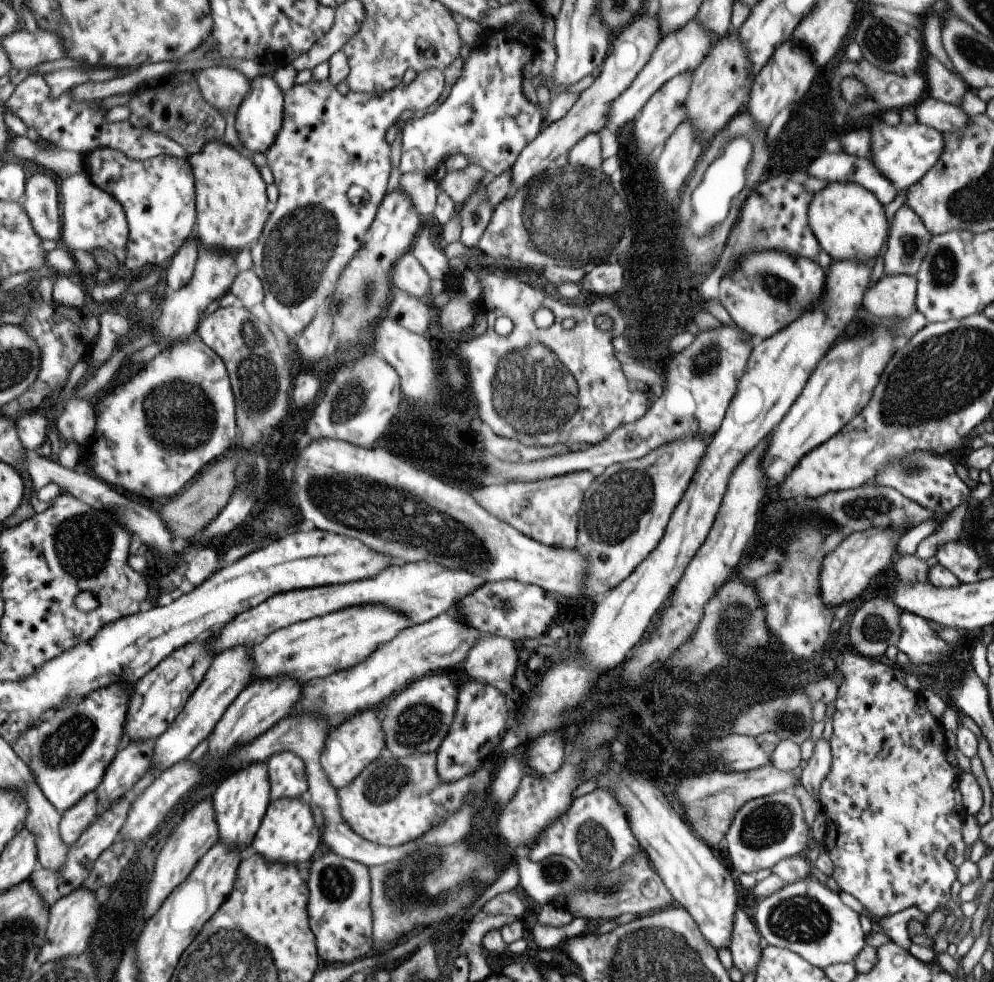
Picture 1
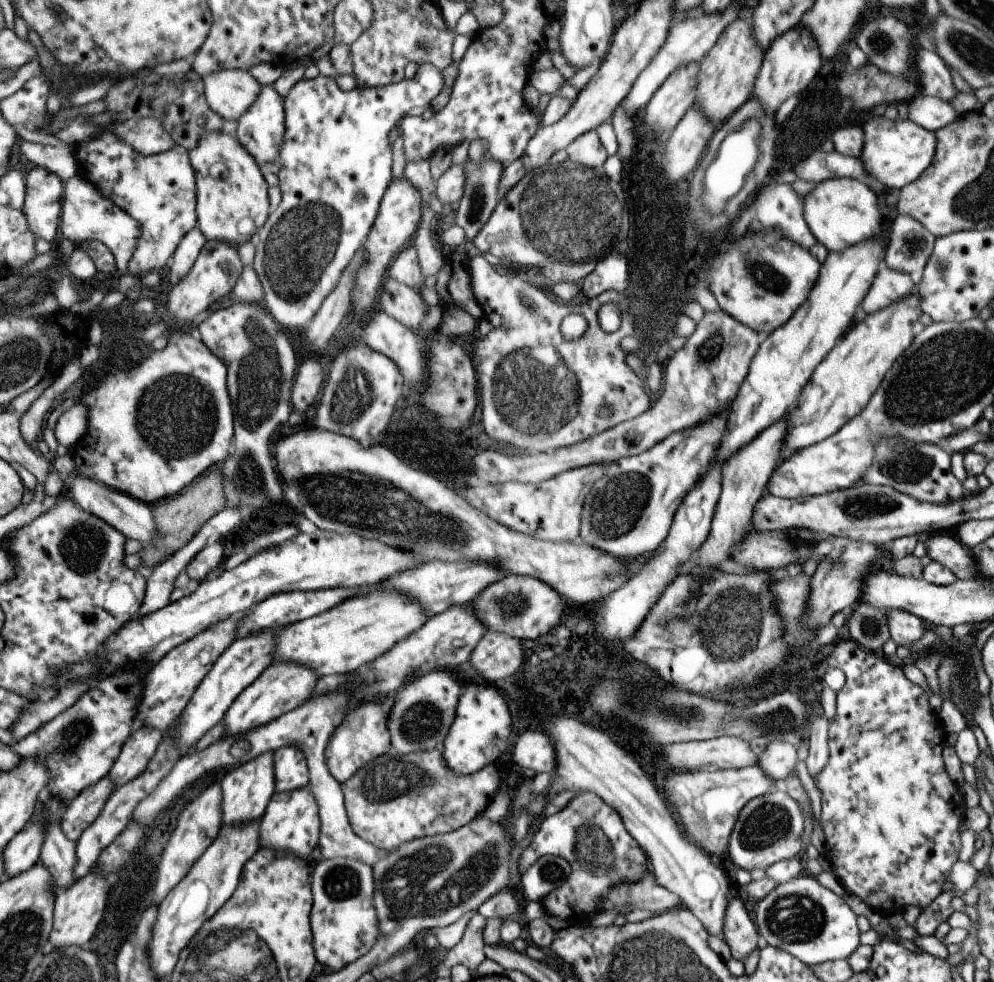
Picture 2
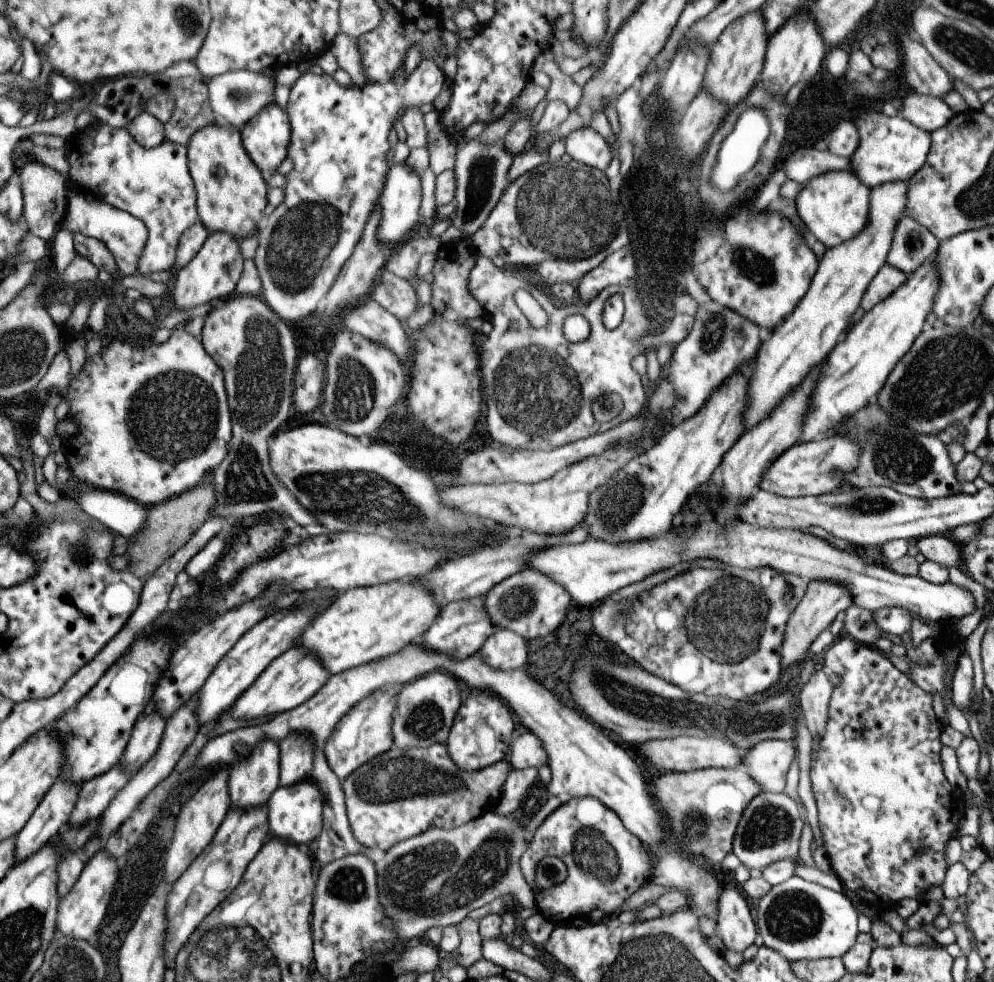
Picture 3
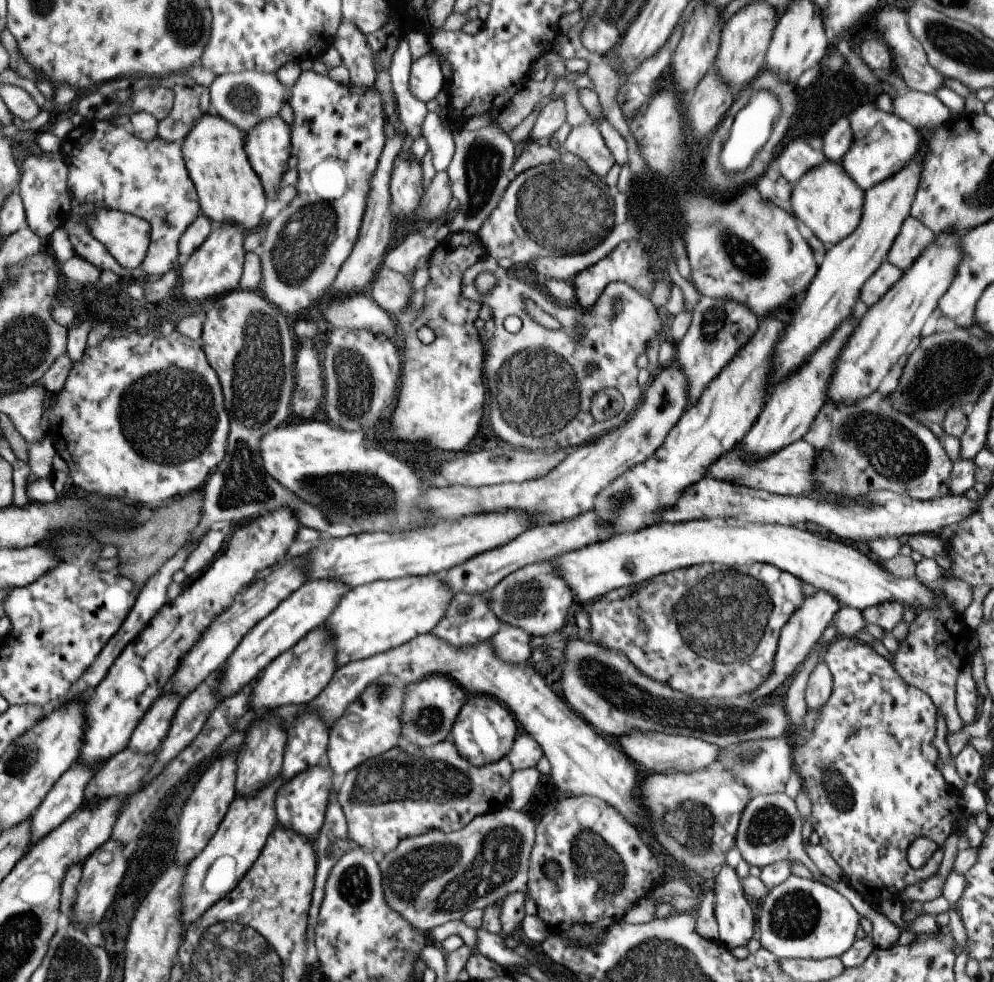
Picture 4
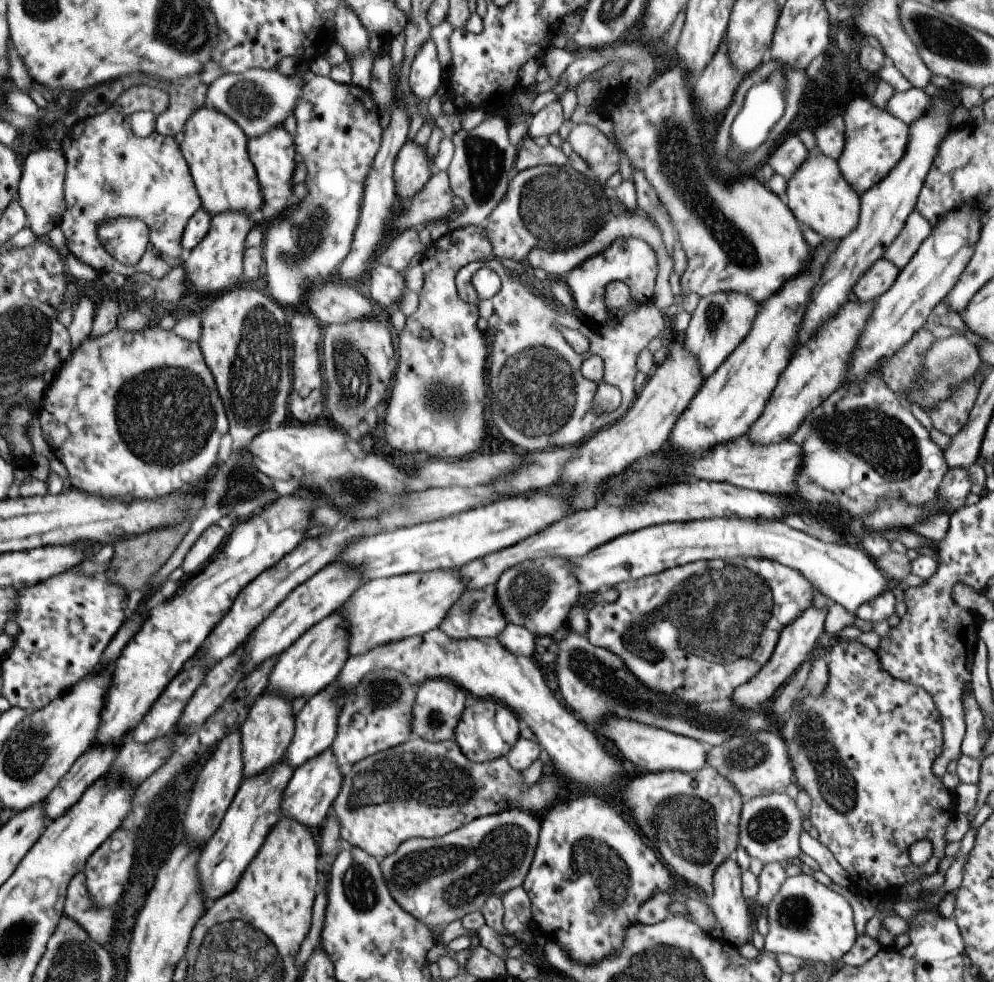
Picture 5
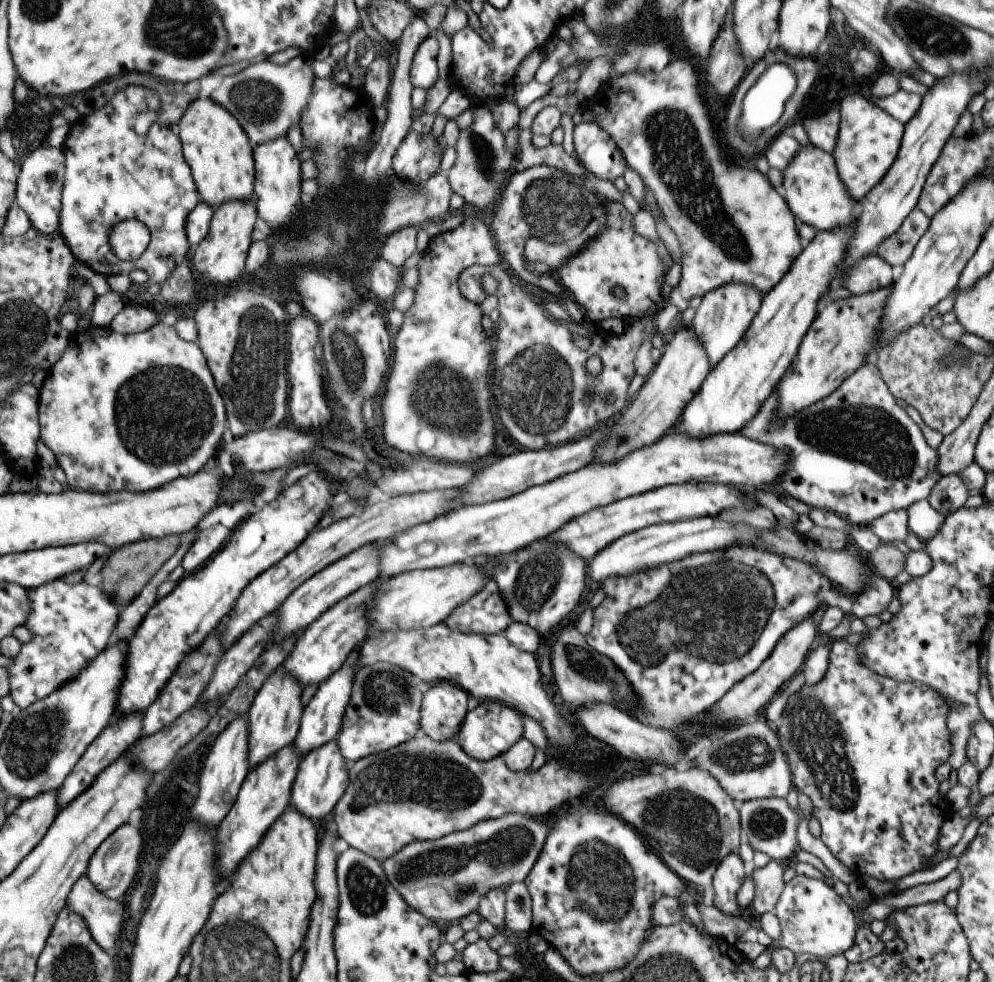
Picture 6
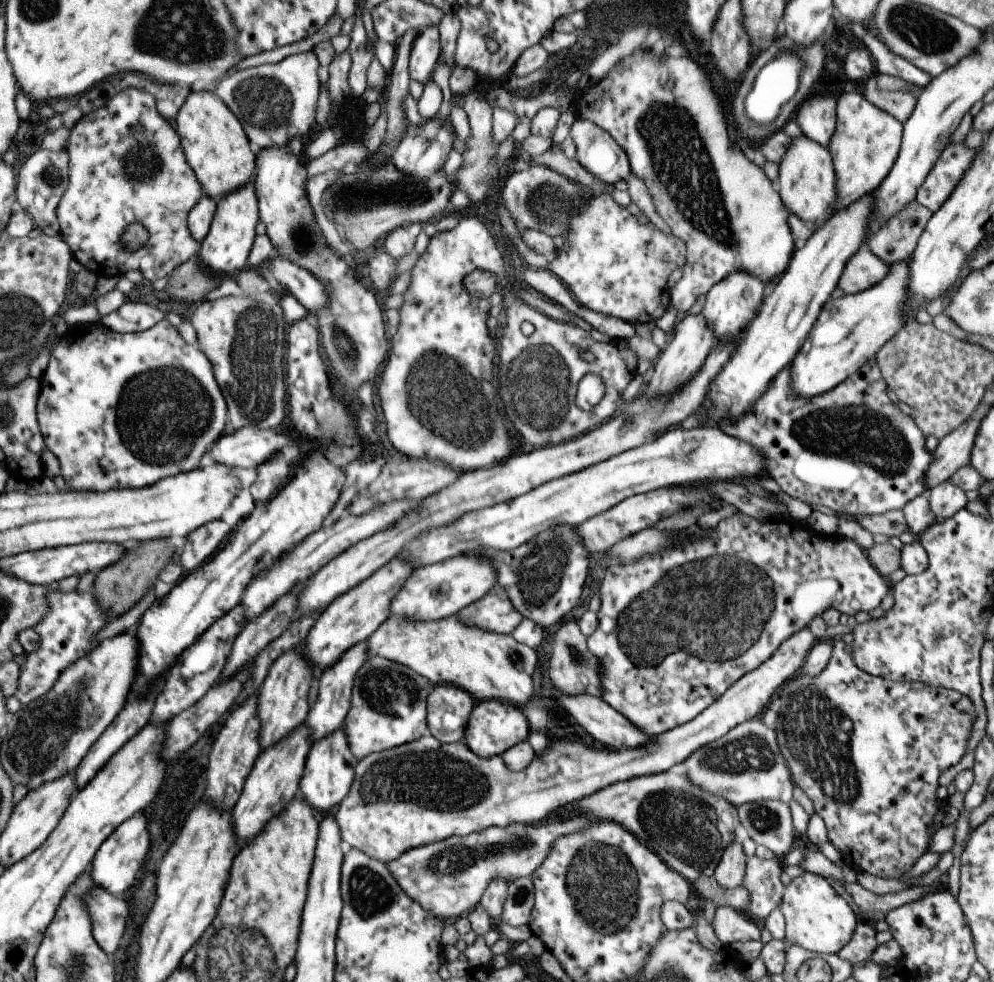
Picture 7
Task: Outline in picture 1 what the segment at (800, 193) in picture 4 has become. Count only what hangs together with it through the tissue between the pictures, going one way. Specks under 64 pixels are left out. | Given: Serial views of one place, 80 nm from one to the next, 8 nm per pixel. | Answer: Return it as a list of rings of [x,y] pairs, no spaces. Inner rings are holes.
[[[856,182],[827,183],[819,192],[812,194],[807,207],[807,222],[819,246],[833,261],[863,261],[872,266],[881,252],[887,234],[884,206]]]

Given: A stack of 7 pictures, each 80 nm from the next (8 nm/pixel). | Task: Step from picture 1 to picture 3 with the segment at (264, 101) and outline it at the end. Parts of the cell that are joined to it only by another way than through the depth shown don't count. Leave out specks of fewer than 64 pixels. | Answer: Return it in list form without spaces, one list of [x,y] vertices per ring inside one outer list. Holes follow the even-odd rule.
[[[277,102],[253,117],[241,134],[245,148],[263,174],[275,173],[289,156],[292,140],[290,116]]]

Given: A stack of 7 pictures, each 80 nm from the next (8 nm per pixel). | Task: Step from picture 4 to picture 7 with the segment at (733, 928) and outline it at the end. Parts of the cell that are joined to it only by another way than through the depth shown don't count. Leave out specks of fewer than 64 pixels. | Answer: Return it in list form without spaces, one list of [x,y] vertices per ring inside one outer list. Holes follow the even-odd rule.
[[[733,839],[722,852],[713,878],[720,887],[732,889],[742,886],[746,856],[741,851],[741,843]]]

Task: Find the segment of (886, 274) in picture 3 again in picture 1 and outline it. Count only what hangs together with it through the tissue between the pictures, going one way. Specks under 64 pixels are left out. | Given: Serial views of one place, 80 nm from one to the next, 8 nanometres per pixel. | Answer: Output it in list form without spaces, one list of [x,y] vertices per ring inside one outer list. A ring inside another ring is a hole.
[[[884,275],[862,296],[862,308],[877,318],[907,318],[914,308],[916,277]]]

